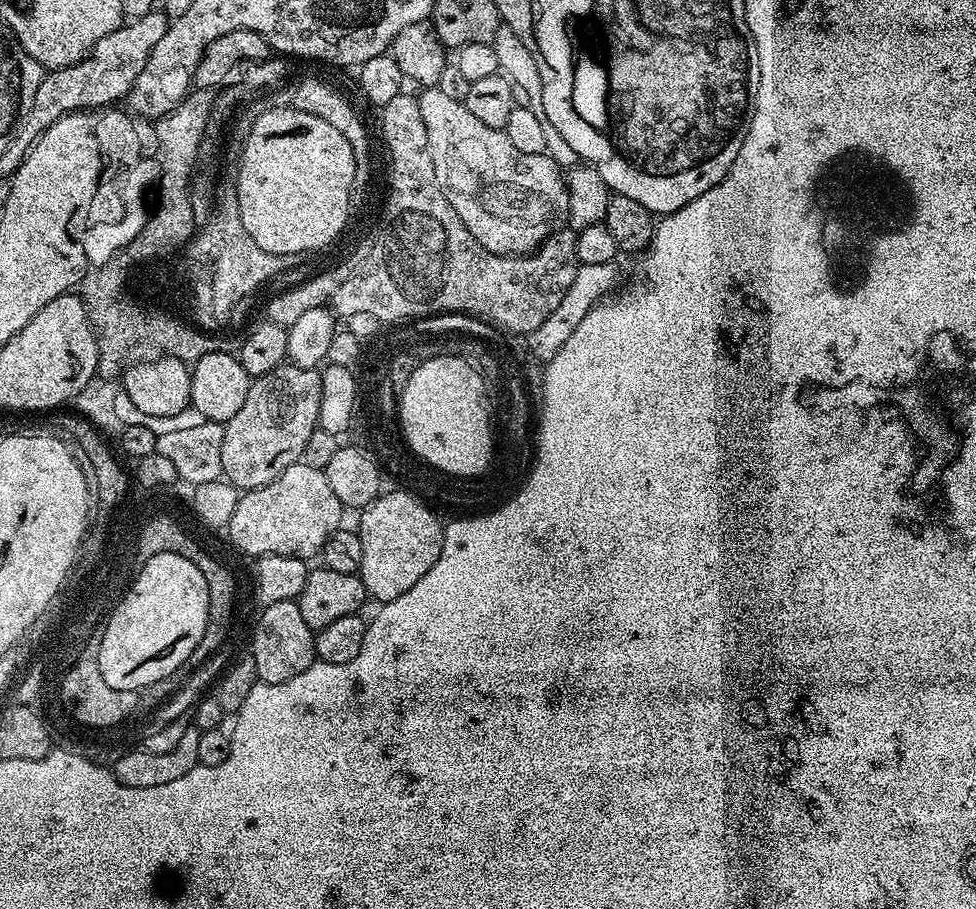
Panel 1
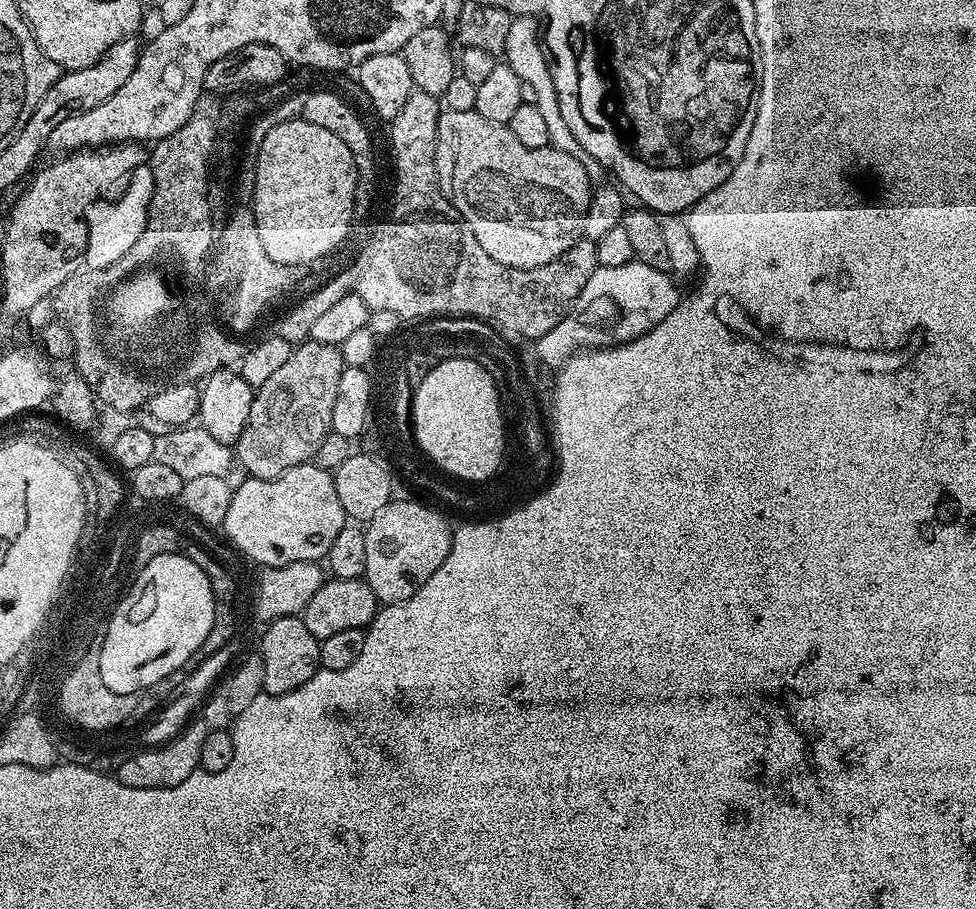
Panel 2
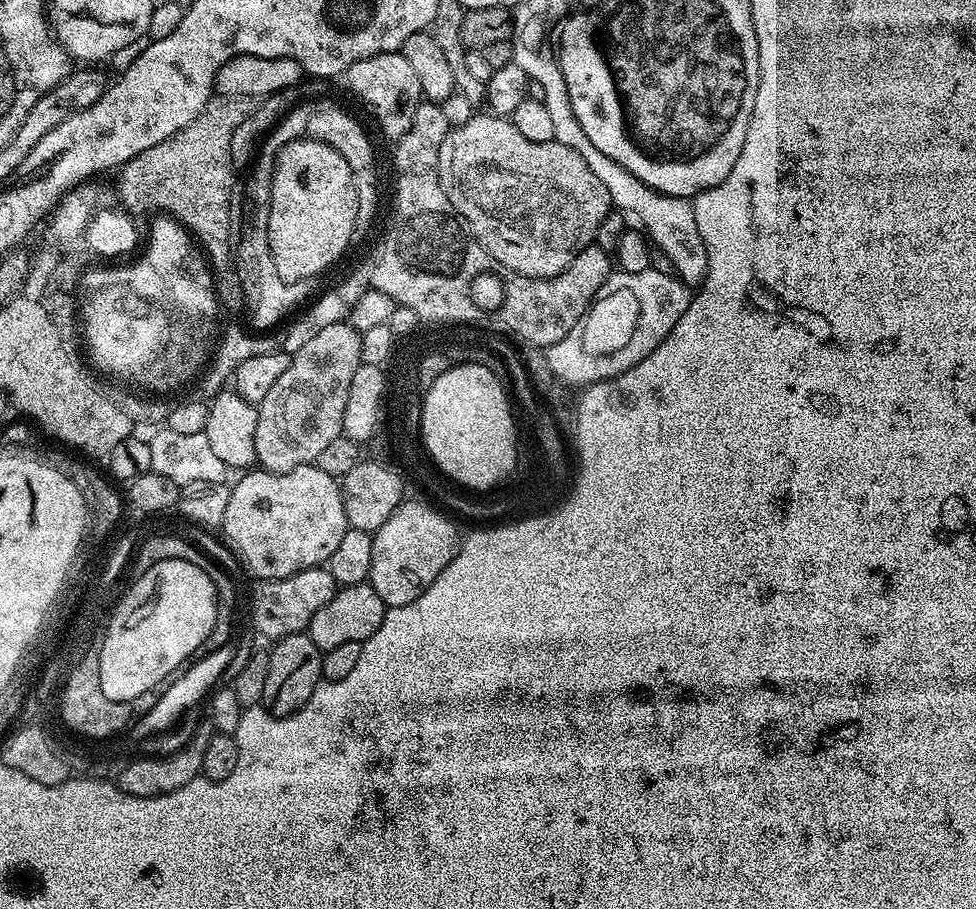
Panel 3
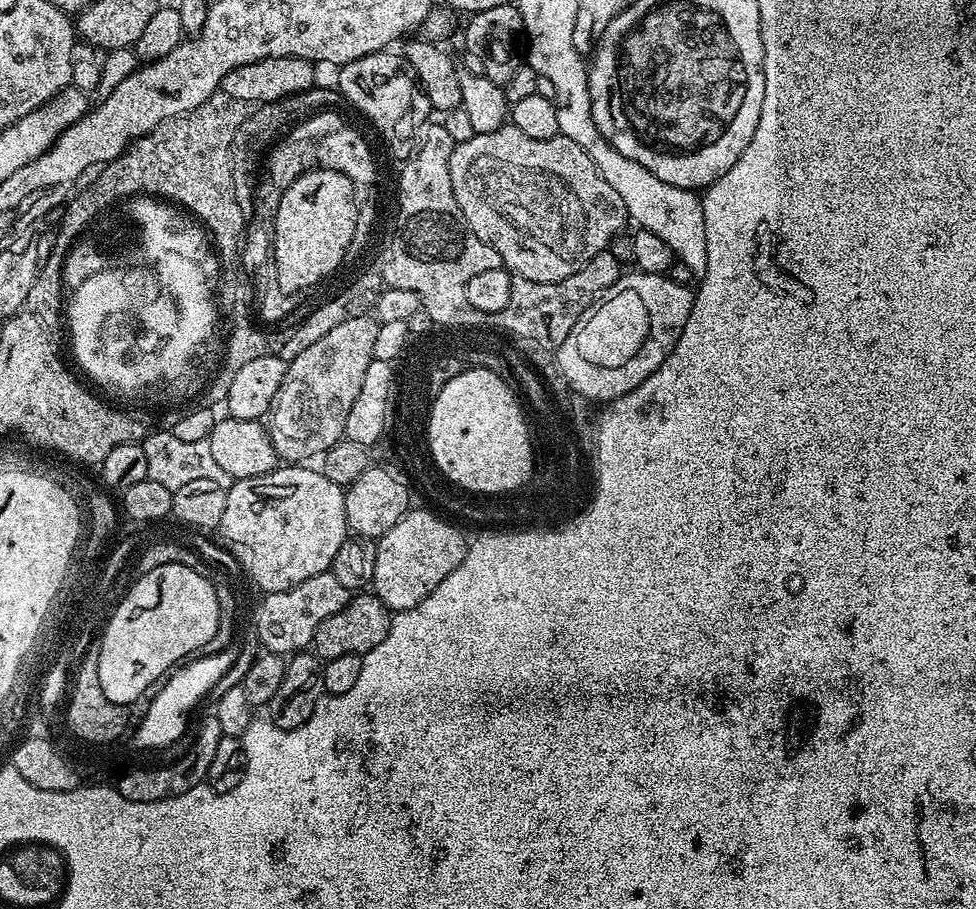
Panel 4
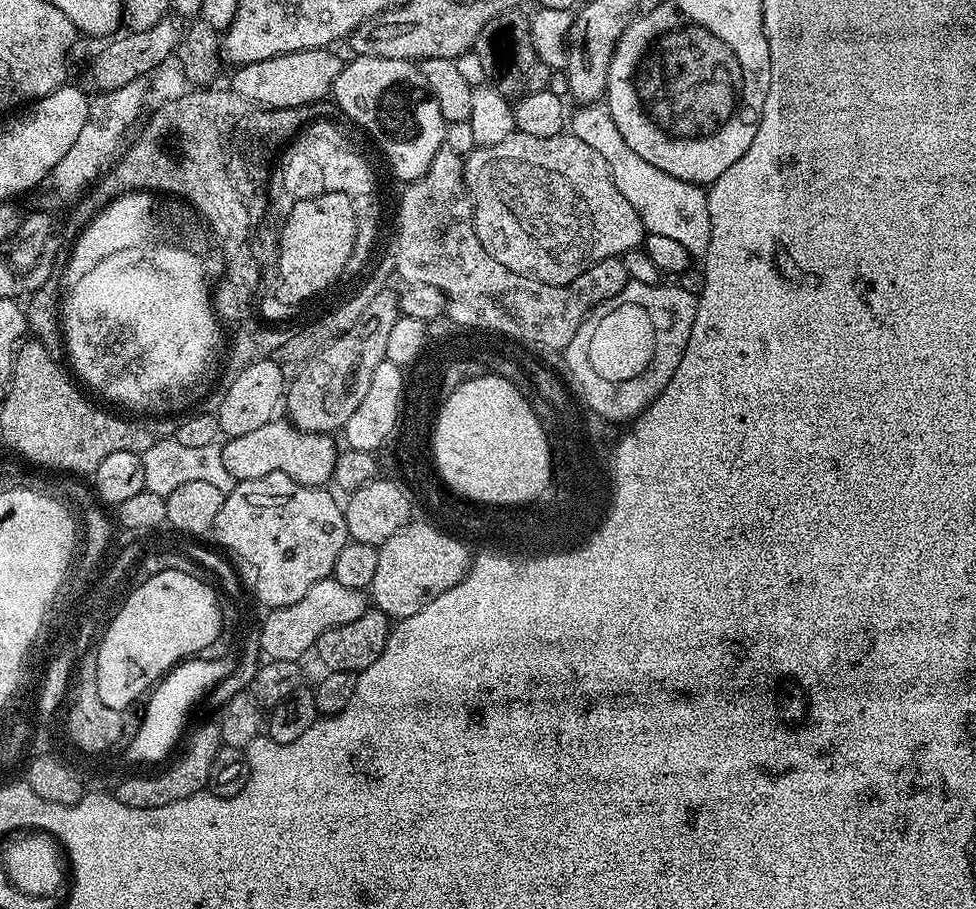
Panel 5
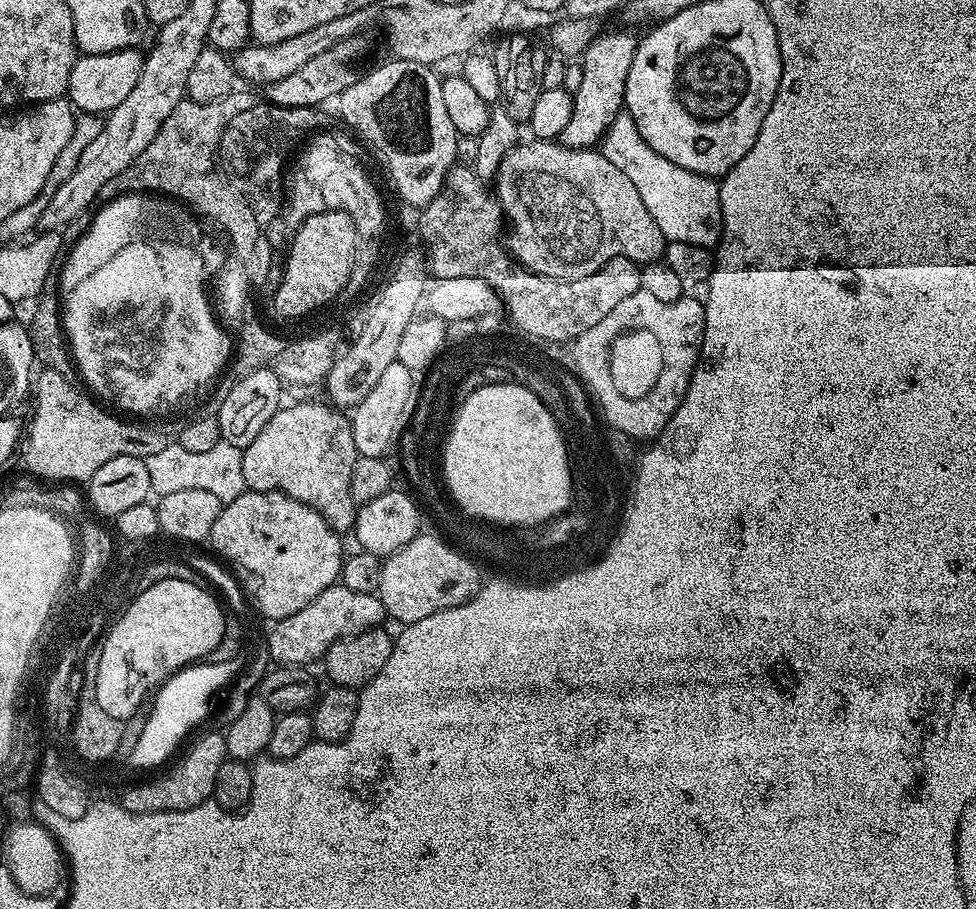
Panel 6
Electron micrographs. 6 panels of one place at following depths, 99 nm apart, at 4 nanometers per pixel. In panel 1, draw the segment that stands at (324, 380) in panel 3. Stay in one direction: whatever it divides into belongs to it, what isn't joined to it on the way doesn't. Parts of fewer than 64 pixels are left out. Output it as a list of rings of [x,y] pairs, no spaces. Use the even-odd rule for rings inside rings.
[[[285,362],[273,372],[255,377],[249,383],[246,402],[242,402],[238,414],[223,425],[223,479],[241,490],[274,482],[306,450],[310,434],[314,434],[320,423],[321,402],[322,382],[315,368],[299,368],[297,364]]]

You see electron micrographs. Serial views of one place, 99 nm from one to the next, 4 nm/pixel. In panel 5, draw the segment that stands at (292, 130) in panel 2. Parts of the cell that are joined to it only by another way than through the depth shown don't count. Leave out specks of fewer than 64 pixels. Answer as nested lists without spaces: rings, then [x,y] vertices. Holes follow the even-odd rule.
[[[322,192],[298,202],[280,236],[280,265],[284,267],[284,293],[287,300],[300,300],[301,294],[313,292],[331,280],[334,270],[353,259],[356,246],[355,206],[342,192]]]

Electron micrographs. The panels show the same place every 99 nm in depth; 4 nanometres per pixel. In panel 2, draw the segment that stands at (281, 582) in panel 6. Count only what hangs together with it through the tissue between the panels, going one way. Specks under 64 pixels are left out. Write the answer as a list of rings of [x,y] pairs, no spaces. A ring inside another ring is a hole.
[[[309,462],[294,466],[273,480],[244,478],[241,484],[237,483],[222,532],[228,535],[227,543],[240,556],[253,560],[260,568],[273,568],[290,566],[290,562],[323,561],[345,523],[332,473]]]

